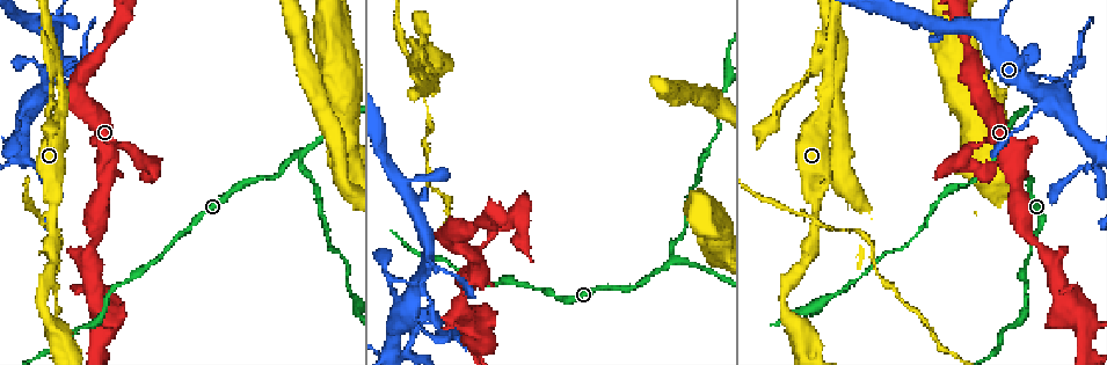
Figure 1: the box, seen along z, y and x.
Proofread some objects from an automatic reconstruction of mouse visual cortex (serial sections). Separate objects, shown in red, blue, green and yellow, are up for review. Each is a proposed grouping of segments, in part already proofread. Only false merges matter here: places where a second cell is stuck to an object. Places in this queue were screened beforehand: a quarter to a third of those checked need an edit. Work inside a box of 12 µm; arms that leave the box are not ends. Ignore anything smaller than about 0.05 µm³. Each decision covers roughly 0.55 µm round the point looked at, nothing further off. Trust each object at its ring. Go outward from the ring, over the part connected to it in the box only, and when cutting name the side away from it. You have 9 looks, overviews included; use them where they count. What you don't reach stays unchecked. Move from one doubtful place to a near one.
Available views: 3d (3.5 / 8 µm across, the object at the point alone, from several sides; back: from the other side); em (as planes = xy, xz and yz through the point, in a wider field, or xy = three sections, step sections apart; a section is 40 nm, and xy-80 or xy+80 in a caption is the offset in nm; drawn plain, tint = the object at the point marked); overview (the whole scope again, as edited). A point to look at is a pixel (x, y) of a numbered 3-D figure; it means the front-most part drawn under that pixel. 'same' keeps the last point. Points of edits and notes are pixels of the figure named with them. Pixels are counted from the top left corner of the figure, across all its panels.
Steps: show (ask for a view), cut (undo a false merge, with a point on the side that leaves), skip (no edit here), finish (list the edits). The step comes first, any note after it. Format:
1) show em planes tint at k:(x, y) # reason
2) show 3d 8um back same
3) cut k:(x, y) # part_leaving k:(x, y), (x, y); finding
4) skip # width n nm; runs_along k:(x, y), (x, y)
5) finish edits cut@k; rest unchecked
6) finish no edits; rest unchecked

show 3d 3.5um at 1:(983, 172) # calibre changes

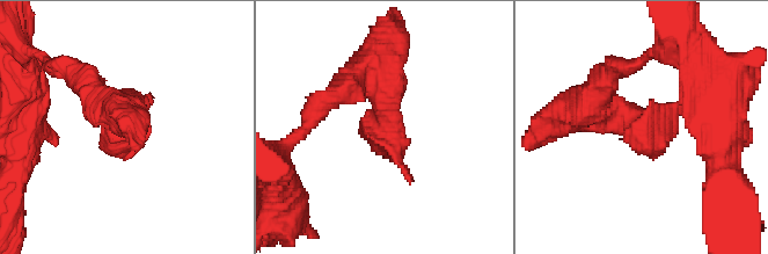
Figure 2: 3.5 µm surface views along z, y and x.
show em xy step 3 tint at 2:(392, 135)

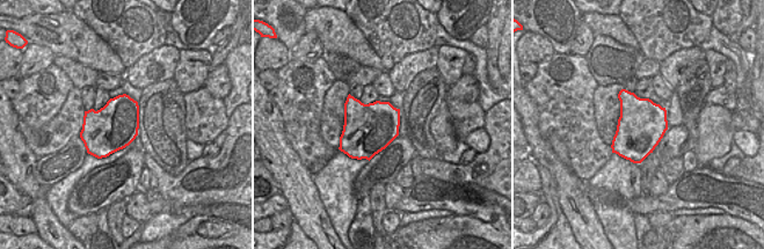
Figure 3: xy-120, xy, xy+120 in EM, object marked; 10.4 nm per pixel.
skip # runs_along 2:(365, 80), (387, 88), (387, 130), (411, 181); continuous, no second cell

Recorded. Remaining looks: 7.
show 3d 3.5um at 1:(53, 64) # branch point

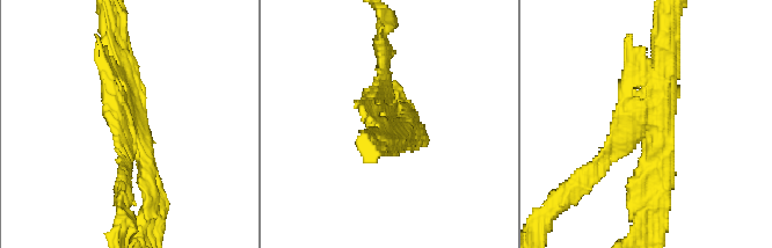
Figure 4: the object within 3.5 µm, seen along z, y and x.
show em xy step 5 tint at 4:(132, 120)

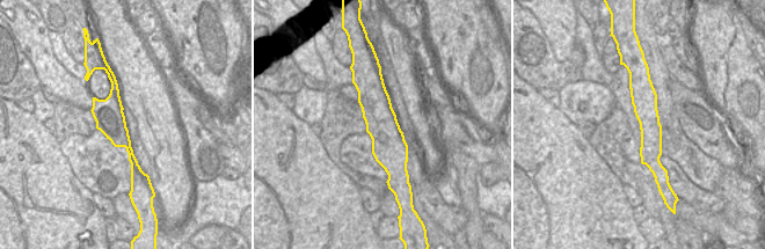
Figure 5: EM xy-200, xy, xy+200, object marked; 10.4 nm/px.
cut 4:(111, 121) # part_leaving 4:(126, 117), (122, 117), (122, 199); a second cell is stuck on

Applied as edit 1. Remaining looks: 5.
show 3d 3.5um at 1:(49, 221) # looks like a crossing

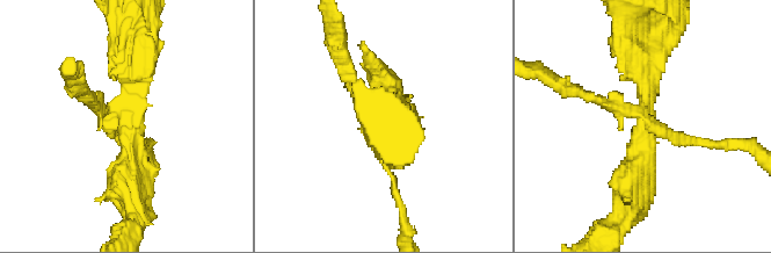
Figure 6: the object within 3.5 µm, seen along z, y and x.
show em planes tint at 6:(647, 123) # shape alone is not enough

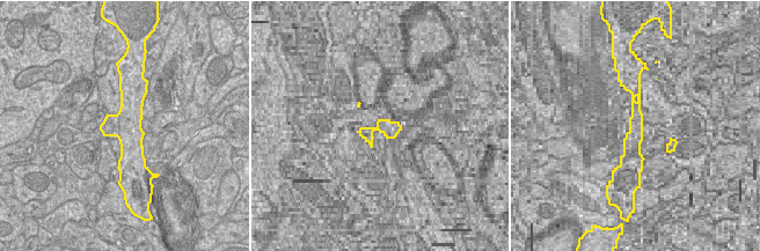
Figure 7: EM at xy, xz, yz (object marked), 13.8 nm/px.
show em xy step 5 tint same # cut it another way

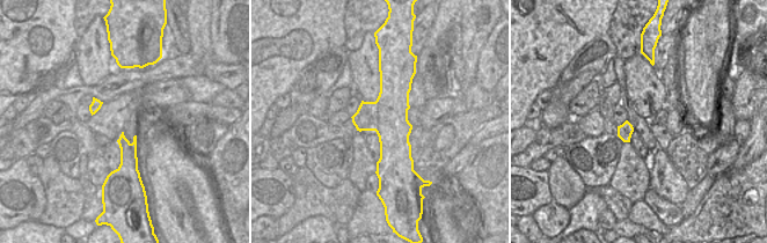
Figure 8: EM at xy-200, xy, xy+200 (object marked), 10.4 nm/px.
cut 6:(683, 141) # arms 4; arm_widths 100, 150, 350, 350 nm; border 8:(375, 101), (375, 131); a second cell is stuck on

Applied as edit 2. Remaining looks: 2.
finish edits cut@4, cut@6; rest unchecked

